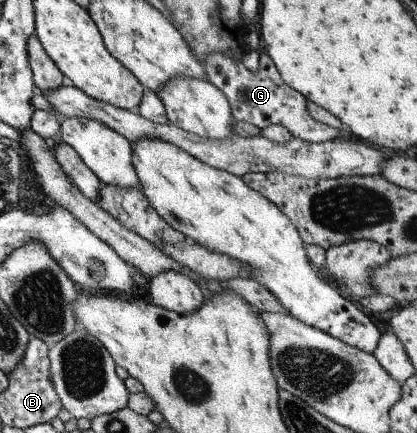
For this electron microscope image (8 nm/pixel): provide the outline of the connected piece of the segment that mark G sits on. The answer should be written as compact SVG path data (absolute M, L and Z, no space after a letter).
M265 51L260 53L259 70L254 73L248 70L243 61L235 61L216 53L209 55L203 62L207 80L214 83L228 99L231 113L236 121L246 121L258 128L270 125L284 125L294 137L306 142L321 143L353 136L349 130L338 130L332 126L314 120L307 109L307 101L296 89L282 80L274 61Z

